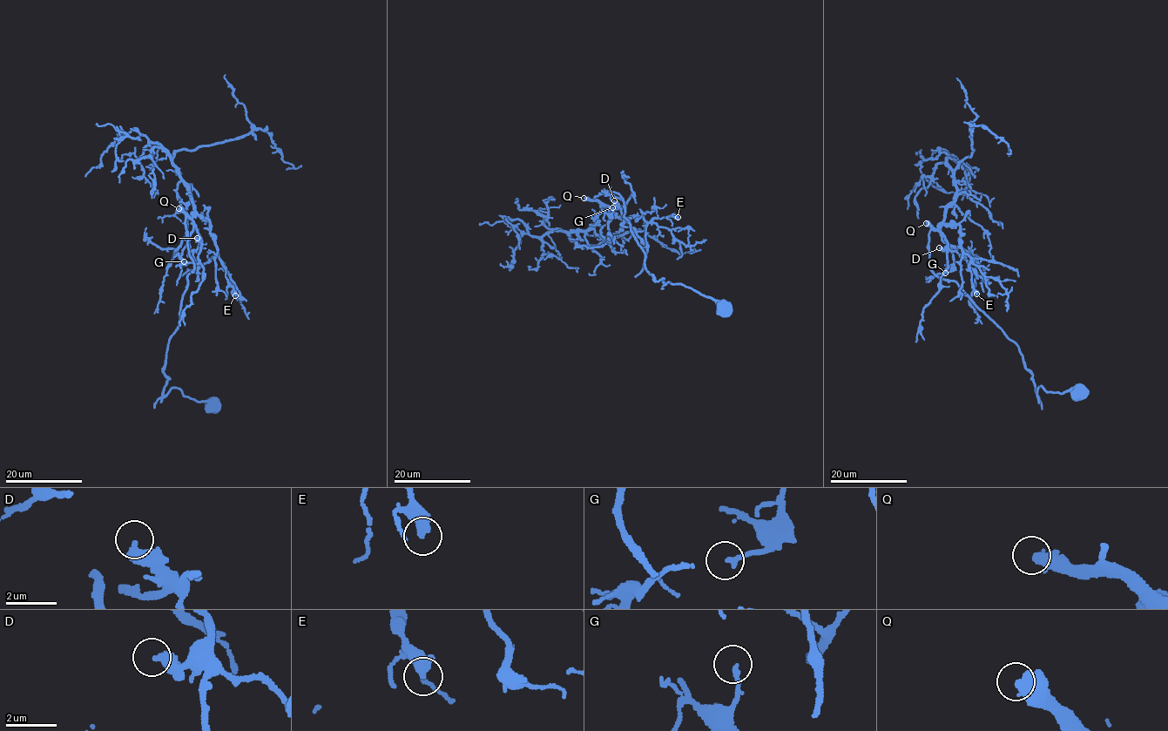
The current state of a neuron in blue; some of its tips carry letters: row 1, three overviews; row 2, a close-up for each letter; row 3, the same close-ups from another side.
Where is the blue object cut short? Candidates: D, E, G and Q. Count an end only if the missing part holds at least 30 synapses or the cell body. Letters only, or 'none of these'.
Q

